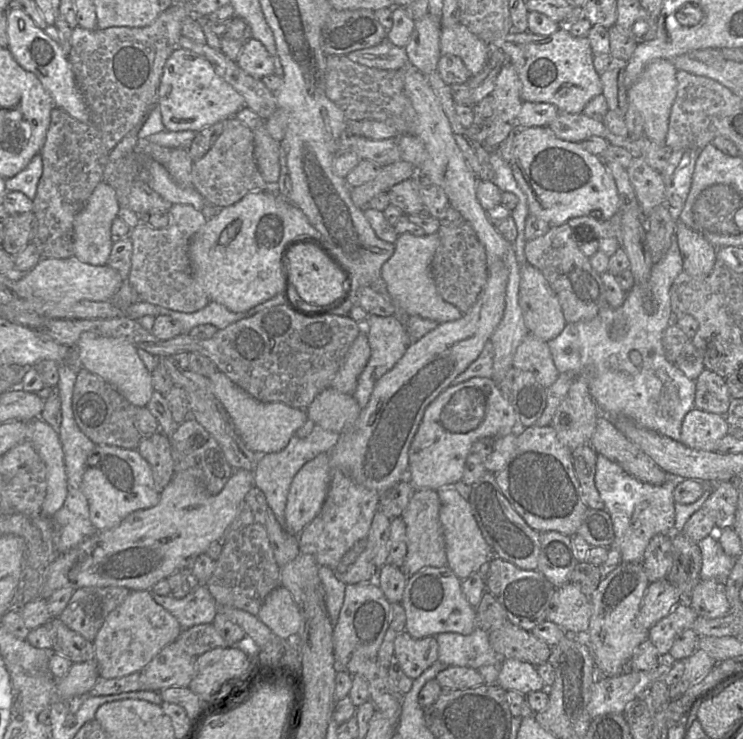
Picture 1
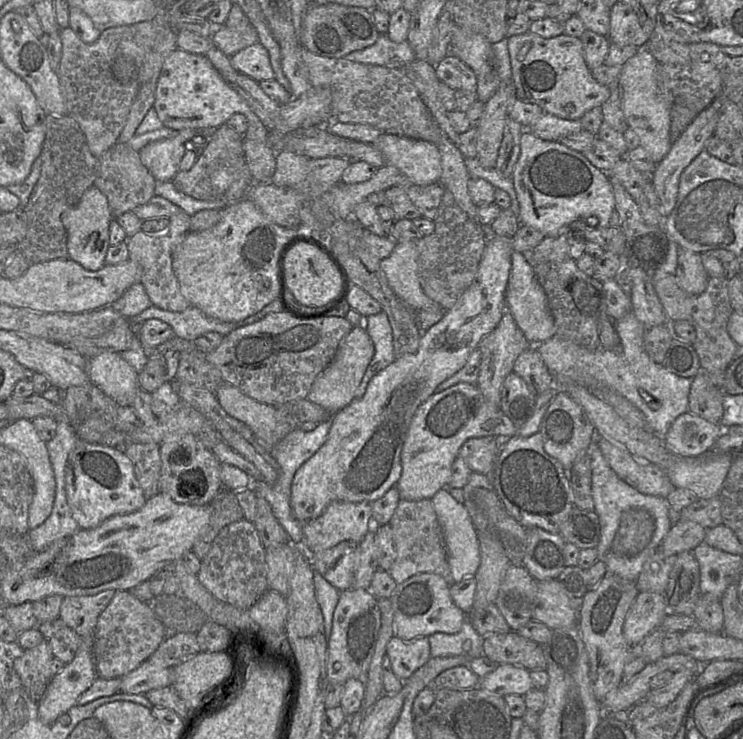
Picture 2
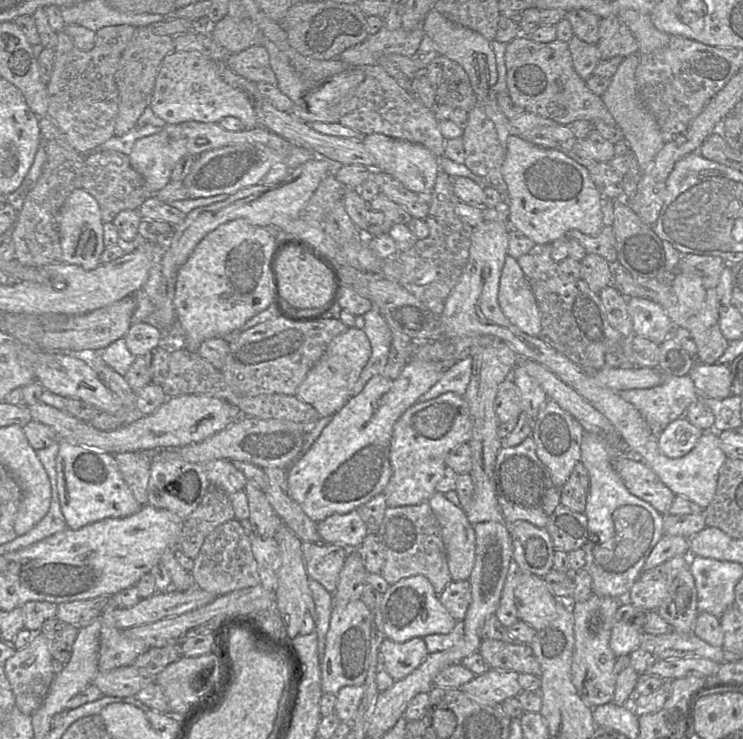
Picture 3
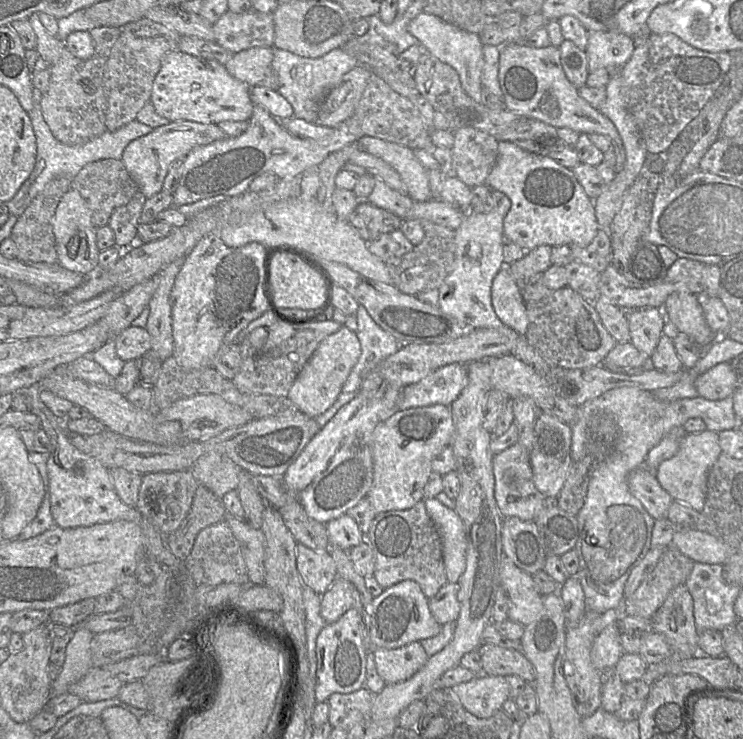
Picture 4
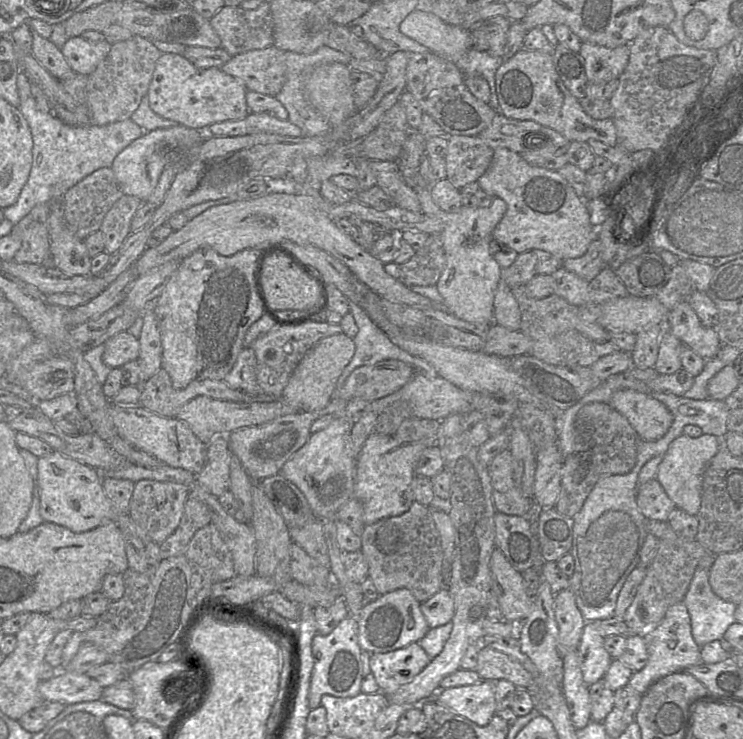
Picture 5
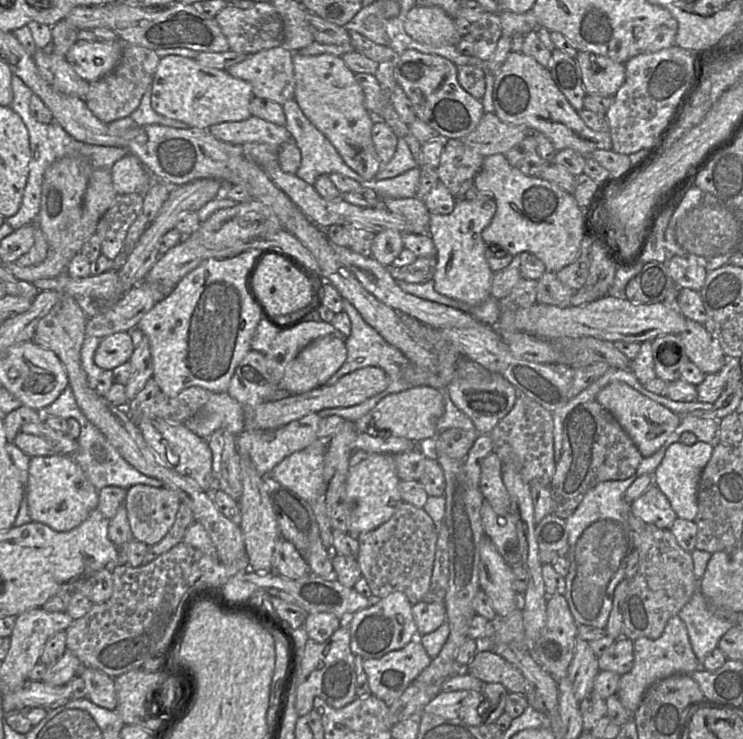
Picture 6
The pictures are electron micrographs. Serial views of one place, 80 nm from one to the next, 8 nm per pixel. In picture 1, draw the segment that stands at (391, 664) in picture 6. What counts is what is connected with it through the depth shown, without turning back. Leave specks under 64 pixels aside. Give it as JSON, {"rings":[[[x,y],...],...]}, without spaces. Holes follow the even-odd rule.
{"rings":[[[402,631],[394,639],[394,657],[405,675],[415,679],[438,661],[437,640],[434,636],[416,639]]]}

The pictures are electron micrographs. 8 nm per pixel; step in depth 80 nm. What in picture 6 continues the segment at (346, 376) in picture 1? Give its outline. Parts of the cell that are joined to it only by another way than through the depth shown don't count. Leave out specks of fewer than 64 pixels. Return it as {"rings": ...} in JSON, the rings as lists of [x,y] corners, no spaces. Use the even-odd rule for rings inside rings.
{"rings":[[[332,335],[319,337],[288,363],[279,388],[291,395],[298,395],[326,385],[346,357],[347,349],[343,338]]]}

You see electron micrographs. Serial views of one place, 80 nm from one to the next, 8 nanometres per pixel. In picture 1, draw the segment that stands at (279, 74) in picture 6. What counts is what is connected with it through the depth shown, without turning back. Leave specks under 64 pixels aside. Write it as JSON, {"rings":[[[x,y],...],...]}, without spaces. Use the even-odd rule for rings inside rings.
{"rings":[[[255,38],[244,43],[236,64],[247,74],[261,79],[274,73],[274,64],[264,45]]]}

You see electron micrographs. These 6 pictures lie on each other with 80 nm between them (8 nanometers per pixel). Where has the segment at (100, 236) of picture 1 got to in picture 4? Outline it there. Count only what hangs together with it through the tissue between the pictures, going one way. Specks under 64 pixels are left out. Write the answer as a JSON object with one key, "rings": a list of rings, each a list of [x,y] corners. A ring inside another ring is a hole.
{"rings":[[[70,189],[60,200],[53,216],[53,232],[58,261],[63,268],[87,276],[98,268],[99,249],[96,243],[97,228],[93,225],[91,212],[77,190]]]}

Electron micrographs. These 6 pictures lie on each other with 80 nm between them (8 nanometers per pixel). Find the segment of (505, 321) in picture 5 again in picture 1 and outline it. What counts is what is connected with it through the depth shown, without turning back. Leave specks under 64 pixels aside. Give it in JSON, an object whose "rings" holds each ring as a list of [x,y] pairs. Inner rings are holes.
{"rings":[[[529,263],[520,265],[519,305],[528,333],[549,341],[566,321],[556,294],[543,274]]]}

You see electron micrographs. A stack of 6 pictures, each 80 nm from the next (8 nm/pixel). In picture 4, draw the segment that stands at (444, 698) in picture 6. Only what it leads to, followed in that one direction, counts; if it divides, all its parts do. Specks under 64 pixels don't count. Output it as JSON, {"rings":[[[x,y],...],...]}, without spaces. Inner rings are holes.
{"rings":[[[478,674],[450,690],[468,712],[479,718],[490,717],[509,698],[509,684],[500,675]]]}

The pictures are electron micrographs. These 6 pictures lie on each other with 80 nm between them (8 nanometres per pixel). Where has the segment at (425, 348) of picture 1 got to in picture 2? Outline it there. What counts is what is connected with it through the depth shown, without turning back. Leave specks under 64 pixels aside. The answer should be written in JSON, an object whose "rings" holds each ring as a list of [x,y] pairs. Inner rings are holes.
{"rings":[[[493,235],[484,251],[473,282],[442,318],[423,332],[414,353],[396,358],[374,375],[364,395],[353,399],[331,417],[331,426],[324,444],[296,471],[291,485],[290,506],[294,517],[302,523],[319,517],[333,501],[372,502],[396,485],[402,473],[401,452],[410,423],[417,408],[434,394],[436,387],[460,370],[481,339],[492,332],[505,312],[505,294],[511,269],[511,239]]]}

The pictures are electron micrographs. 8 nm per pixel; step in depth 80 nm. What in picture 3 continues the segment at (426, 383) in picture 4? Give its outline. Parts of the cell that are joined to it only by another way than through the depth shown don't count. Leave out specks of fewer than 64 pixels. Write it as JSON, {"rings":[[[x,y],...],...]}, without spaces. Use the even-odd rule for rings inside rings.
{"rings":[[[472,357],[463,358],[445,368],[441,378],[423,393],[417,400],[422,402],[433,399],[446,392],[463,395],[469,383],[472,368]]]}

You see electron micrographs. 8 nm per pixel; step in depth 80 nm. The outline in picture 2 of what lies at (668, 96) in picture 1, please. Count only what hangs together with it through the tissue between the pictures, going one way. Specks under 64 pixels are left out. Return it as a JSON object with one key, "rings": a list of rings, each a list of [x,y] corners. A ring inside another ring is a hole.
{"rings":[[[646,47],[627,60],[620,71],[618,81],[623,90],[622,109],[626,124],[640,140],[650,160],[659,163],[668,153],[672,138],[670,135],[670,104],[659,91],[657,70],[659,62]]]}

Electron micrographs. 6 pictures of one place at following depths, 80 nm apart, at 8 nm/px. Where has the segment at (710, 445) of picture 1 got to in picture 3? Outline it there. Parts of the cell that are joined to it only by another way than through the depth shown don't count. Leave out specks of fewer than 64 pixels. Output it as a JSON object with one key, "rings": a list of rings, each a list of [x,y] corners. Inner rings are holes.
{"rings":[[[686,416],[675,419],[658,435],[661,452],[669,458],[681,458],[696,445],[704,431],[692,425]]]}

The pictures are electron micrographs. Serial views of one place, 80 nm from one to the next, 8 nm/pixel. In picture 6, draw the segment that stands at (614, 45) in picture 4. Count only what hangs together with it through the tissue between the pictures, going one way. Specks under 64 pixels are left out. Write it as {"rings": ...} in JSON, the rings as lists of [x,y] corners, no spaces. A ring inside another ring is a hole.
{"rings":[[[578,51],[575,57],[586,94],[613,97],[625,81],[625,64],[591,52]]]}

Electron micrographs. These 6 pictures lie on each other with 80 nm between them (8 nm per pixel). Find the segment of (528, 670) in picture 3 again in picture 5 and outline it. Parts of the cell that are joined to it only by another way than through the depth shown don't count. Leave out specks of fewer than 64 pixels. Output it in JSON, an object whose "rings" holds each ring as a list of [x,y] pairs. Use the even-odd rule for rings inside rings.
{"rings":[[[490,647],[478,650],[475,671],[482,680],[508,680],[517,688],[532,688],[534,677],[515,659]]]}

